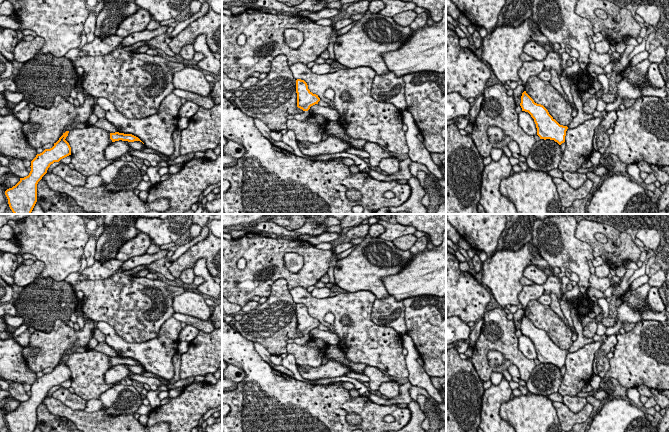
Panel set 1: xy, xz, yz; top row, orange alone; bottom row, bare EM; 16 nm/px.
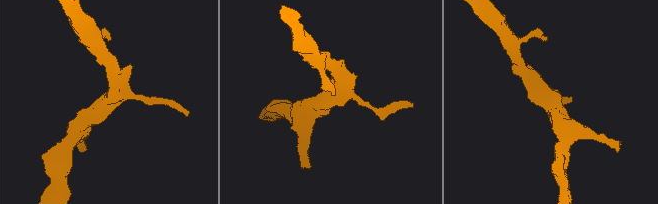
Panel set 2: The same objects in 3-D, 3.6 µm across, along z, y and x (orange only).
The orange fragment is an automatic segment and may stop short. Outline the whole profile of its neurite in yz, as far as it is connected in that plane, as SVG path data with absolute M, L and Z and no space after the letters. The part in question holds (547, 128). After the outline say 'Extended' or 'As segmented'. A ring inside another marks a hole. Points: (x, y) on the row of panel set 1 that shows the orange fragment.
M524 91L521 96L520 106L522 111L528 112L534 119L537 128L537 135L540 139L550 139L559 145L565 142L567 126L560 125L541 104L537 104Z. As segmented

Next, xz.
M296 80L296 93L297 93L297 107L302 109L302 113L294 115L294 119L298 121L306 121L310 112L308 111L311 106L318 104L320 98L318 95L313 94L304 80Z. Extended

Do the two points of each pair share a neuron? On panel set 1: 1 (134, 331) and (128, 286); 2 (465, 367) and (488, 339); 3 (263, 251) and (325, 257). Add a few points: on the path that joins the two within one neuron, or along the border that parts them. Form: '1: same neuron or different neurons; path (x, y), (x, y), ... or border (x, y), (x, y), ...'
1: same neuron; path (134, 320), (133, 297)
2: different neurons; border (469, 358), (478, 376), (483, 381)
3: same neuron; path (278, 248), (304, 248), (310, 254)

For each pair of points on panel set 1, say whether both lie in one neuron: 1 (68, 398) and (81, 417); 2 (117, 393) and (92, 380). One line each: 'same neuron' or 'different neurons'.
1: different neurons
2: different neurons

